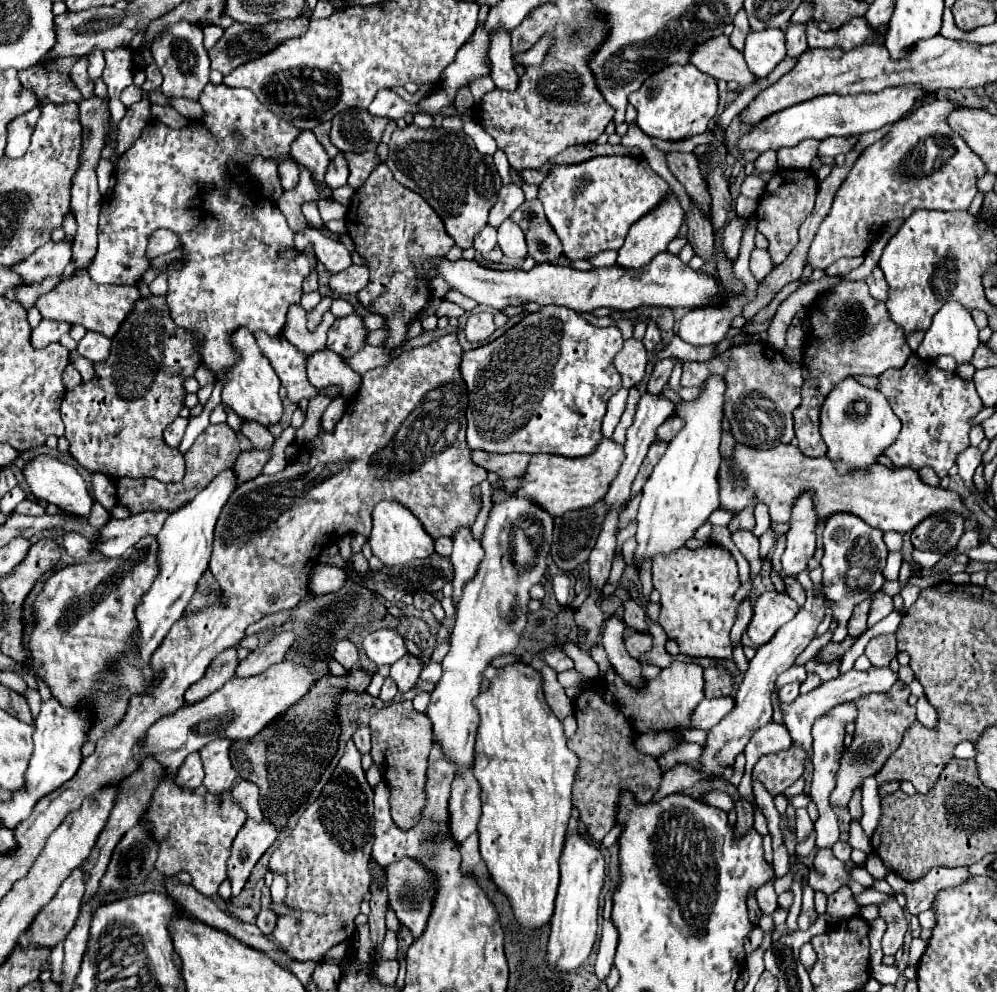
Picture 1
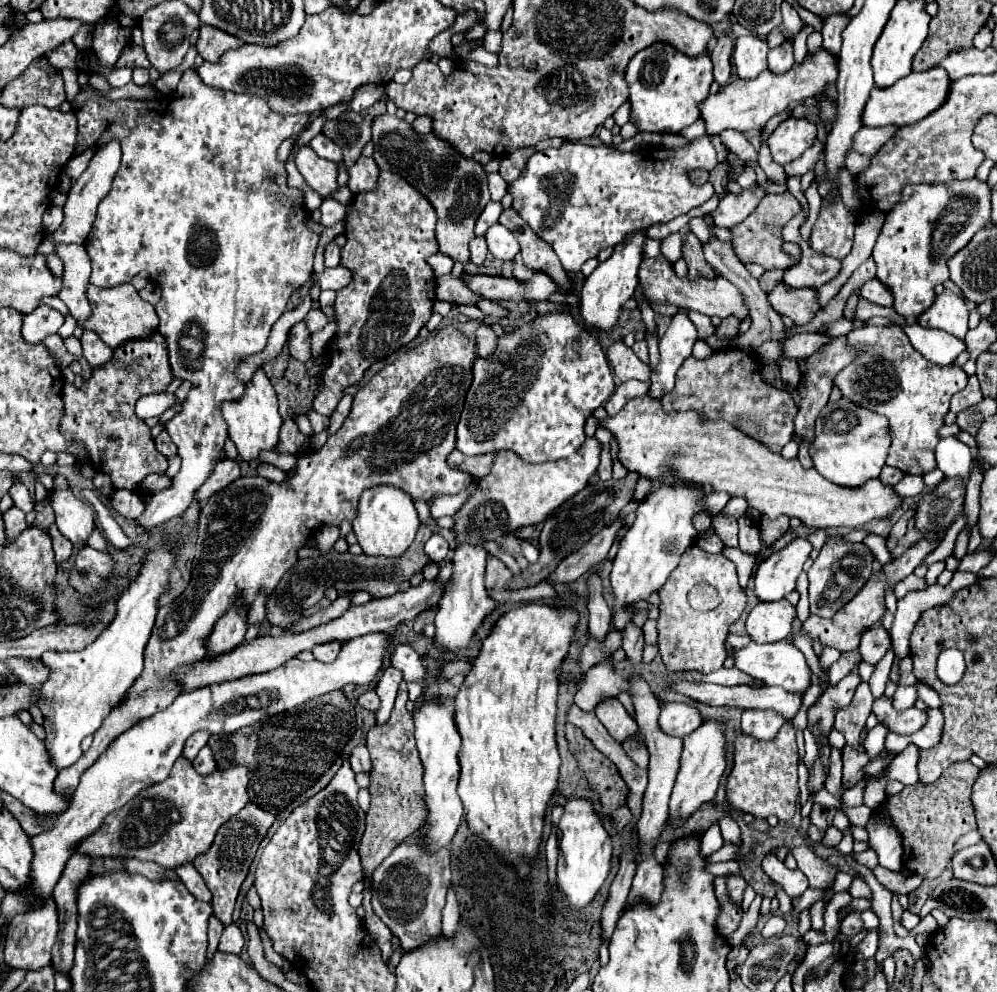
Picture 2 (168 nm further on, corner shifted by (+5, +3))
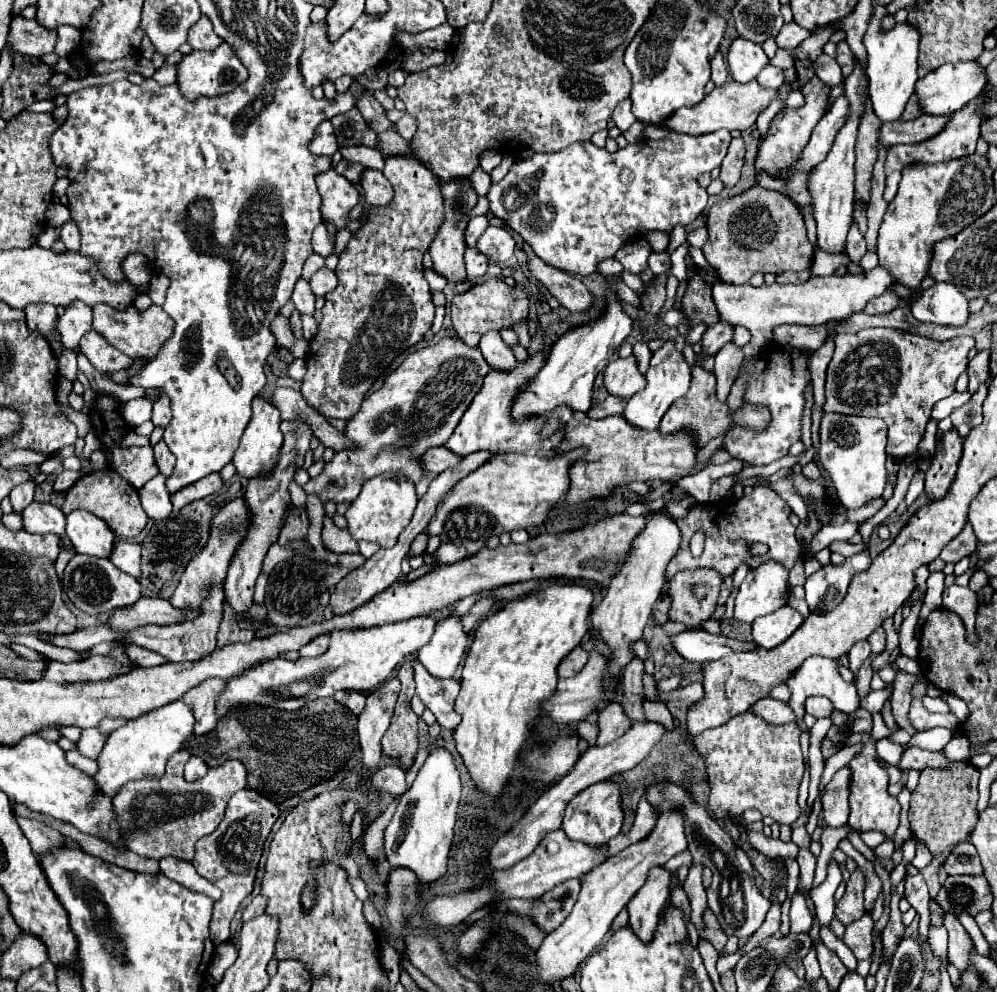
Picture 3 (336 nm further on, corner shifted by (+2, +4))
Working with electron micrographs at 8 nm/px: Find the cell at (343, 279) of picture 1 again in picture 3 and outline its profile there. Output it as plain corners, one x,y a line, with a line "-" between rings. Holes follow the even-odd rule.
320,269
318,273
314,273
314,277
310,279
310,287
312,287
312,291
314,291
314,295
326,295
326,293
330,293
334,287
336,287
336,273
334,271
330,271
330,269

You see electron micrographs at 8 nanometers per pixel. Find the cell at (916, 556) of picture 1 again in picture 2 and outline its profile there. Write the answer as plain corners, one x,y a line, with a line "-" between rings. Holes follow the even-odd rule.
953,436
939,440
935,448
935,462
937,462
935,468
945,472
945,476
959,476
959,478
967,478
973,466
971,450
965,444
957,442

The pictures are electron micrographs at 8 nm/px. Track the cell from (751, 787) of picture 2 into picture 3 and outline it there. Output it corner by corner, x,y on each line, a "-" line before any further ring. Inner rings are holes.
746,711
720,727
696,735
694,743
708,765
712,815
716,819
732,819
746,809
758,809
764,817
772,817
782,825
792,825
800,815
796,797
804,773
798,741
800,733
798,723
768,725
758,715

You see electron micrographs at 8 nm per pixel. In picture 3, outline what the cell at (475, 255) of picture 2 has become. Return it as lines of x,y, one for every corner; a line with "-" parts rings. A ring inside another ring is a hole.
468,247
466,249
464,261
466,261
468,279
478,279
478,277
484,277
486,275
486,271
488,271
488,259
476,247

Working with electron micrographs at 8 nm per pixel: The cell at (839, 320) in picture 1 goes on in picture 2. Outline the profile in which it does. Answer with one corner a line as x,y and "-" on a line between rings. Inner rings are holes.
839,336
839,338
835,338
831,344
823,346
819,352
815,352
813,356
807,358
805,386
799,388
801,408
799,408
799,414
797,414
797,418
795,418
795,432
803,438
803,442
801,442
801,446
799,446
799,456
797,456
803,468
813,468
813,460
811,460
811,456
809,456
807,450
809,450
809,444
811,444
811,440
813,440
813,436
815,436
815,418
817,418
817,414
821,412
821,408
823,408
823,406
827,404
827,400
829,400
829,392
831,392
831,388
833,388
833,378
835,378
837,372
839,372
841,368
845,368
857,354
859,354
859,348
851,348
851,346
847,344
847,338
845,338
845,336

